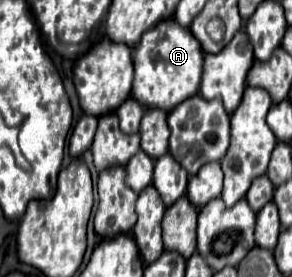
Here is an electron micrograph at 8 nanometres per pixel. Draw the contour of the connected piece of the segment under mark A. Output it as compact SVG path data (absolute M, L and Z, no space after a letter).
M165 19L157 23L157 27L145 31L141 43L137 43L137 47L133 49L133 97L143 107L159 107L163 111L171 111L173 107L177 107L177 103L199 91L203 57L205 53L201 49L201 43L197 43L187 27L181 27L175 19Z

